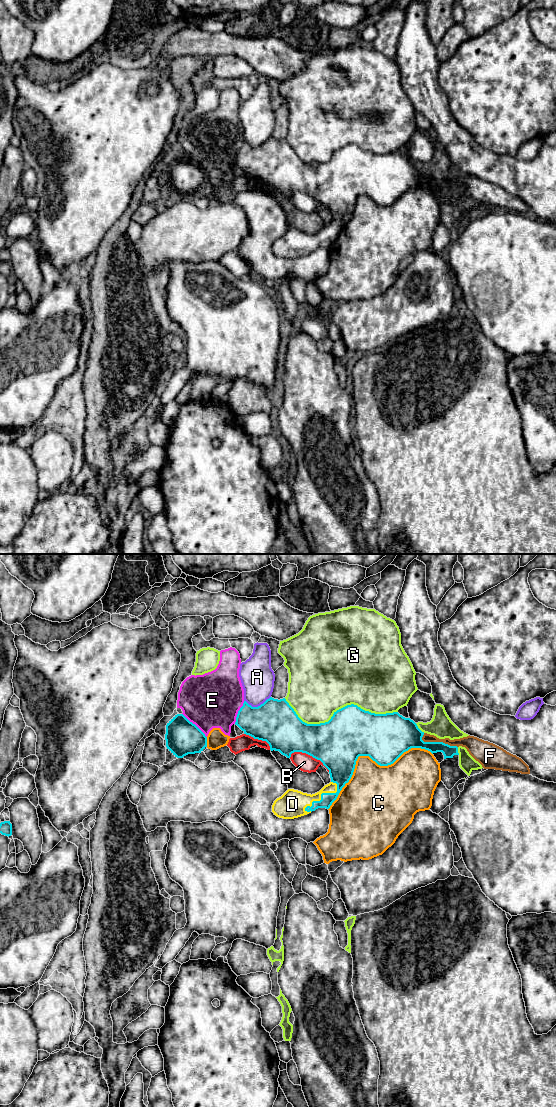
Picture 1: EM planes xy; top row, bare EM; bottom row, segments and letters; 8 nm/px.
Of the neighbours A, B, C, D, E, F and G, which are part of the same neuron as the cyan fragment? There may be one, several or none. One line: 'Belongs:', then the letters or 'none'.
Belongs: D

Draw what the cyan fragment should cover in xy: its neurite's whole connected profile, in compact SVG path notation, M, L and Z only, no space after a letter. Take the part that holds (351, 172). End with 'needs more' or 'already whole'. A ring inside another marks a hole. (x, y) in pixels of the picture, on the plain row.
M270 137L258 147L252 147L246 141L238 151L235 165L246 175L266 181L270 190L279 191L287 198L294 192L306 193L320 200L329 210L331 222L315 234L307 234L288 229L272 245L272 252L279 258L294 259L315 251L318 248L329 249L340 231L351 219L359 196L369 196L380 206L393 204L404 192L411 188L421 188L432 194L442 192L444 199L459 195L457 186L443 182L424 182L422 172L410 158L398 152L375 154L365 151L357 145L347 145L336 152L328 162L307 164L303 162L285 138Z; needs more

